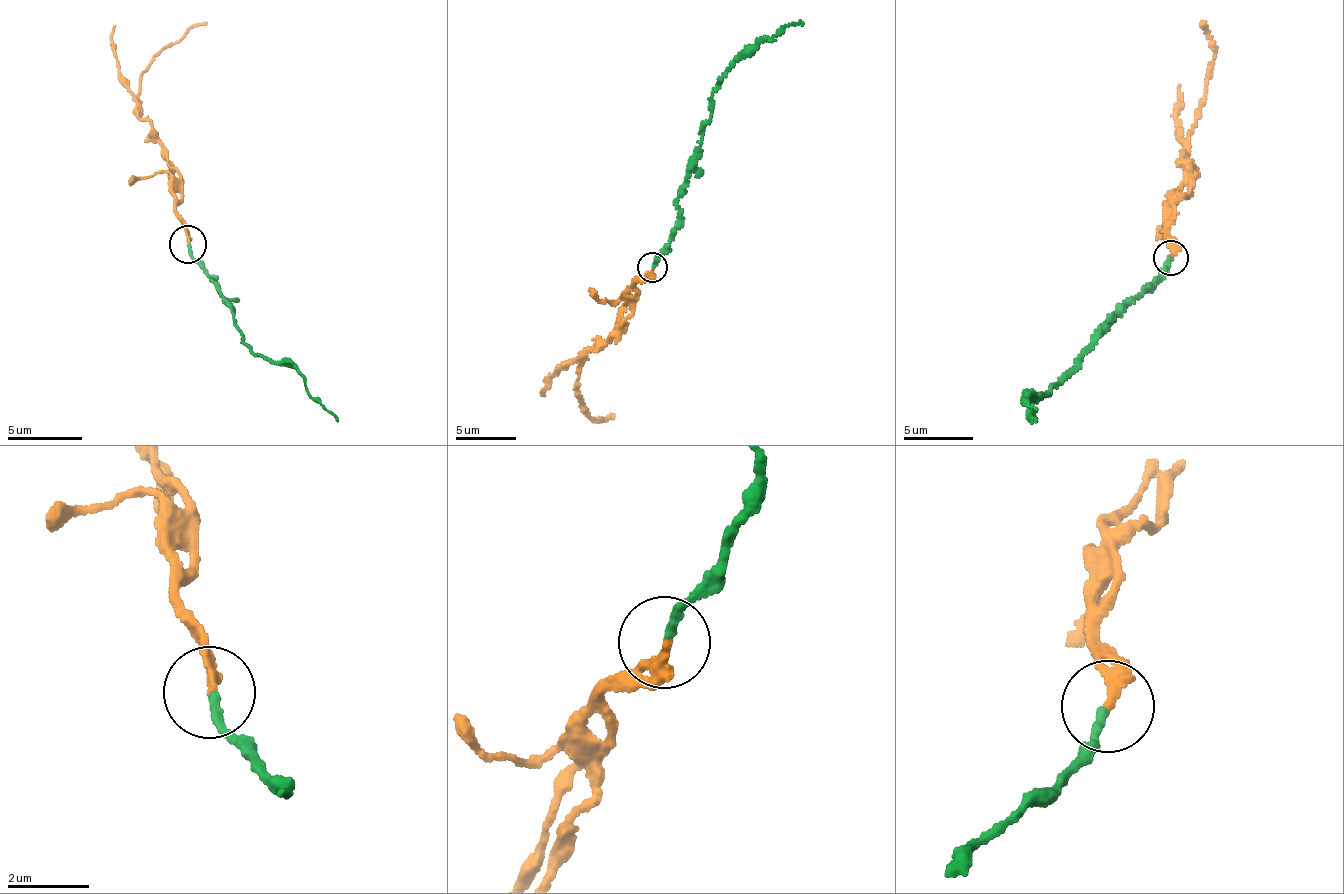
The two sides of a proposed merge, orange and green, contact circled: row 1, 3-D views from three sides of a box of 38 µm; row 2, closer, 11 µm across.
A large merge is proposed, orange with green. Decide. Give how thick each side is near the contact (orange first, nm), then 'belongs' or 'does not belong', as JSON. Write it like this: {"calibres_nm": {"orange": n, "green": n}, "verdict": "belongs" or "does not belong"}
{"calibres_nm": {"orange": 240, "green": 200}, "verdict": "does not belong"}

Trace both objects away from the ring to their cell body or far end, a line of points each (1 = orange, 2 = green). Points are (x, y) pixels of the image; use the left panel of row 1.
1: (188, 244), (184, 222), (175, 209), (177, 168), (165, 159), (137, 93), (142, 69), (206, 21)
2: (188, 247), (203, 271), (217, 284), (249, 354), (299, 371), (308, 396), (321, 403), (338, 423)

